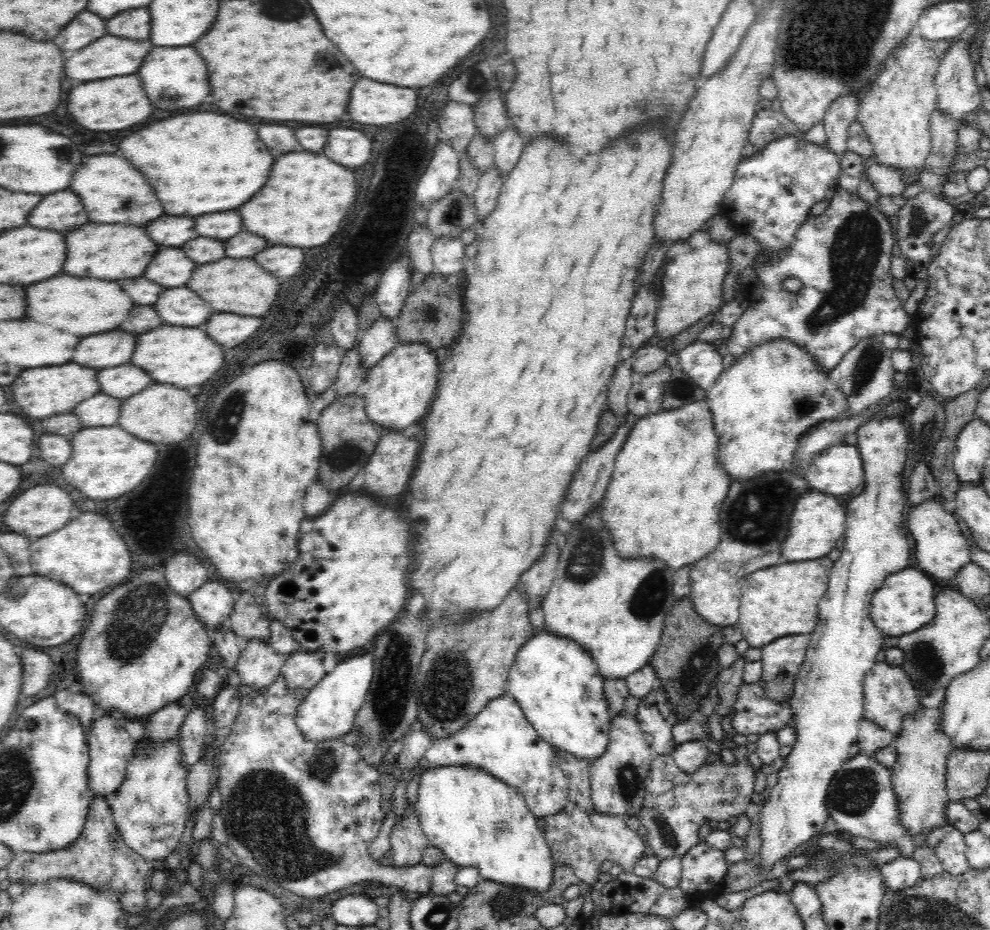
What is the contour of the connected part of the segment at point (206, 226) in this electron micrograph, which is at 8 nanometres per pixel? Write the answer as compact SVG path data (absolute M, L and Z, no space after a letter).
M214 212L194 218L194 230L198 236L228 240L230 236L240 232L240 216L236 212Z

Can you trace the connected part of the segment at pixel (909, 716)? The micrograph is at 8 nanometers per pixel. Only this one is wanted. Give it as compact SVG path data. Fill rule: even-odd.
M913 683L913 692L920 700L919 707L913 713L906 713L902 719L900 730L893 741L896 749L896 762L891 769L891 779L898 797L898 807L900 807L900 821L902 825L912 833L912 835L922 832L922 830L930 832L933 828L940 825L948 825L945 808L949 803L947 790L945 789L945 772L948 758L951 754L950 737L946 735L946 731L942 729L942 706L944 706L945 697L942 697L933 707L924 705L924 698L930 696L930 689L924 683Z

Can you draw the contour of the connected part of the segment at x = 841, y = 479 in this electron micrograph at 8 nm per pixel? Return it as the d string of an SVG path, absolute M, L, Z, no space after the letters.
M842 444L825 448L806 469L806 482L810 488L842 496L856 491L863 483L862 461L854 445Z

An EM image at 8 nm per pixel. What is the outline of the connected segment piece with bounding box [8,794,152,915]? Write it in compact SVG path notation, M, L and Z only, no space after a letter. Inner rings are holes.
M95 794L80 834L68 846L46 852L16 852L8 865L8 877L12 882L24 880L28 886L48 880L56 875L74 877L96 890L110 891L122 905L123 912L141 911L149 901L148 876L151 863L134 852L123 840L116 828L108 796Z

